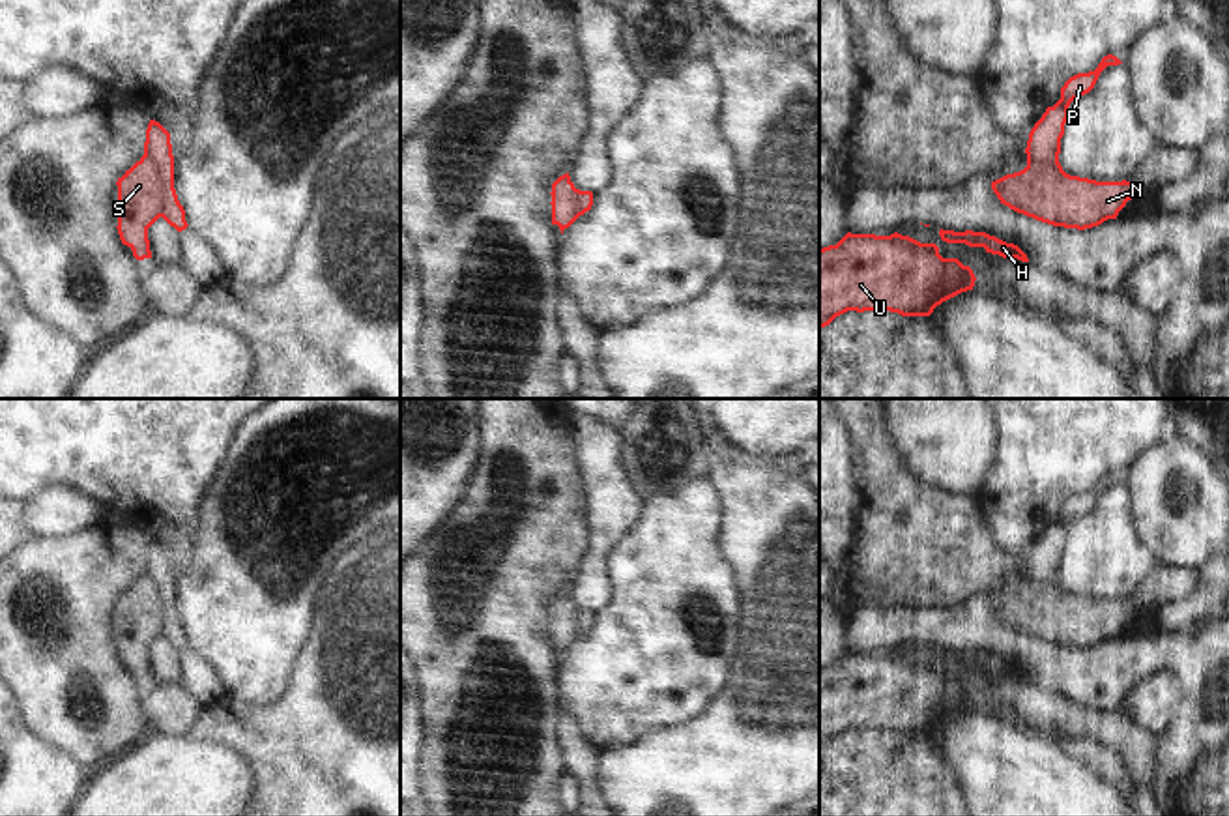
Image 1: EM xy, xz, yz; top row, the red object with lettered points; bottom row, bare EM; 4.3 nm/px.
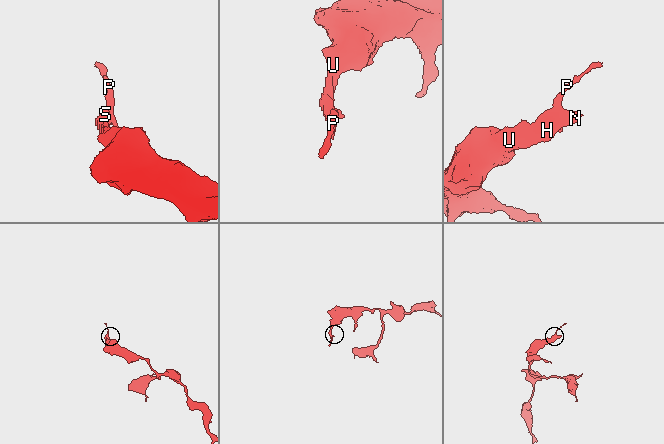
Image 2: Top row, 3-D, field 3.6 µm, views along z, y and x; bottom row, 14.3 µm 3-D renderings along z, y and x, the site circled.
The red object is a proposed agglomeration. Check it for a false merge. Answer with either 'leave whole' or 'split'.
split

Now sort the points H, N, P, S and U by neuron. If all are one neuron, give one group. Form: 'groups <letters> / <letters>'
groups H N S U / P

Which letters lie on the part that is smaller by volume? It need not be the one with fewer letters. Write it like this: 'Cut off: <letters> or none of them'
Cut off: P

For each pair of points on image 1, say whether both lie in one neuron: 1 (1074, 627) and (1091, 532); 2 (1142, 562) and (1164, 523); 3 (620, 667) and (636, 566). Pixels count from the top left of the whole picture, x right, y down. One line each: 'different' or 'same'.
1: different
2: different
3: same

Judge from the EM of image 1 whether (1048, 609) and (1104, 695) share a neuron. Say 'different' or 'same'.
different

